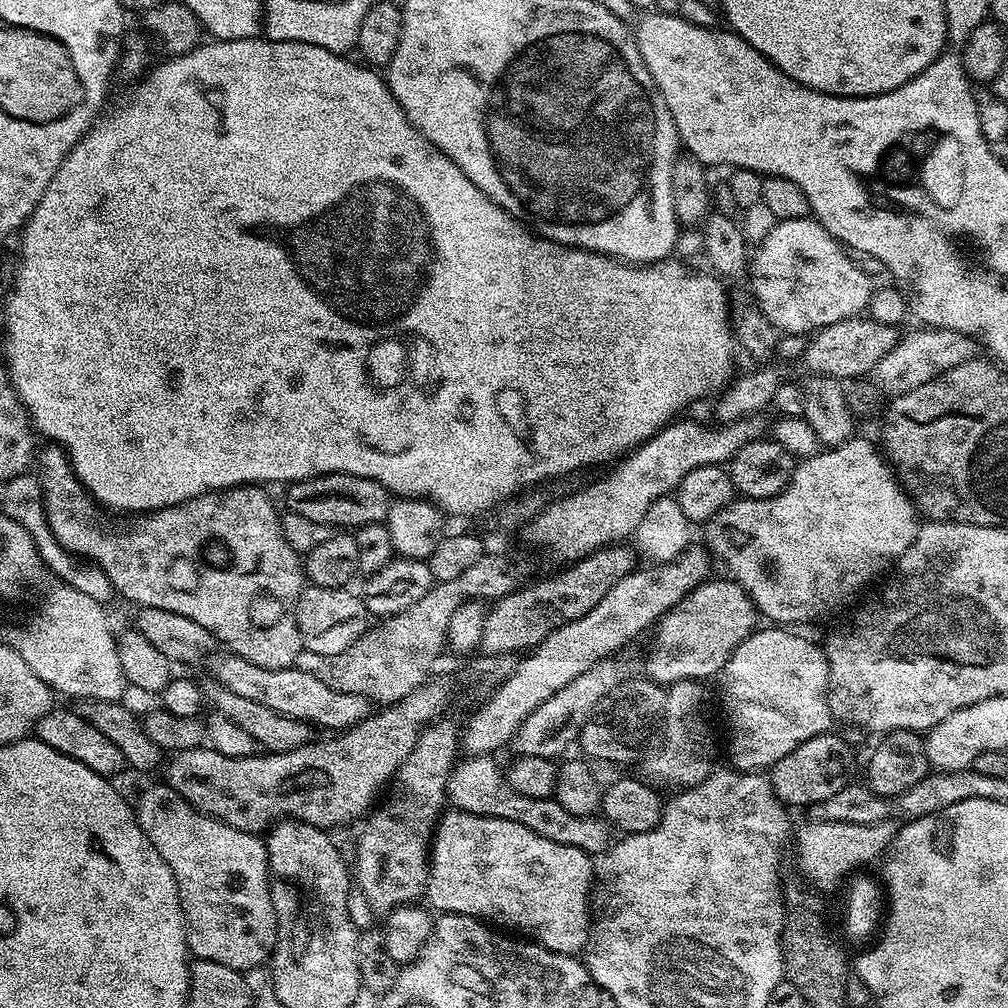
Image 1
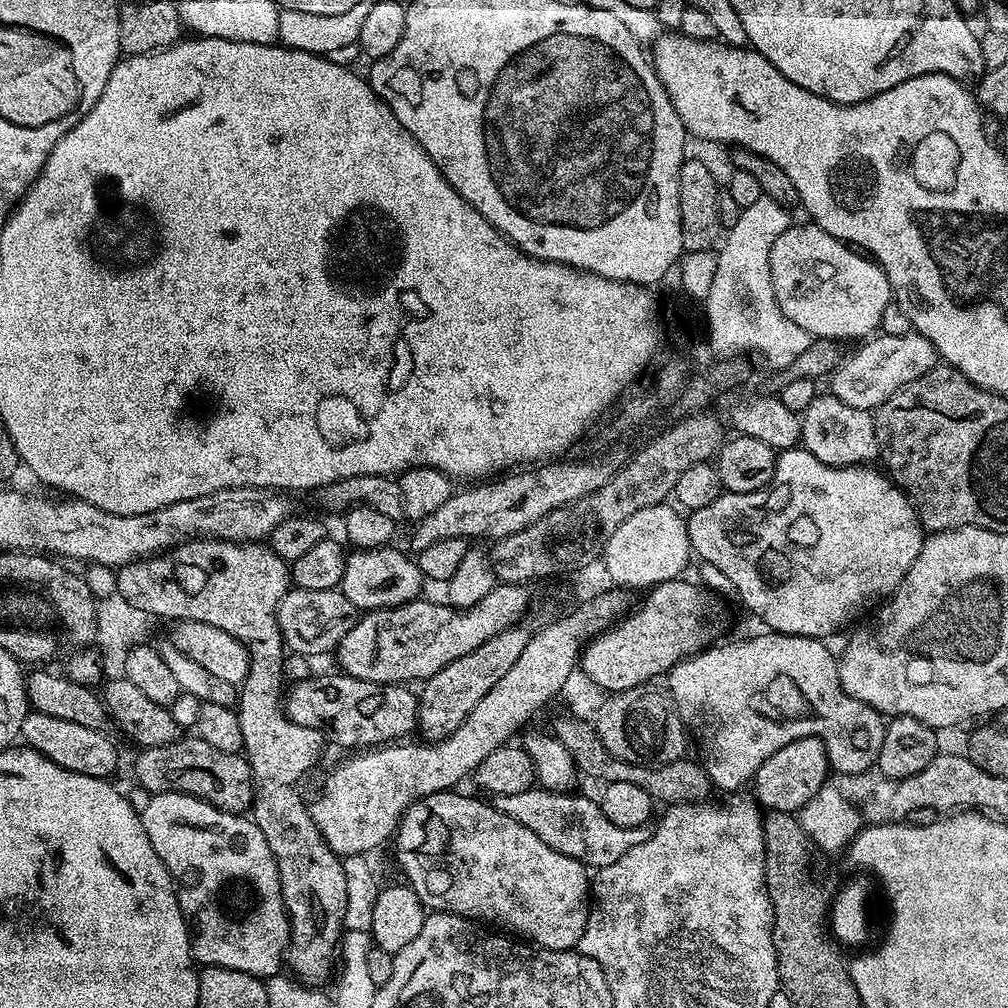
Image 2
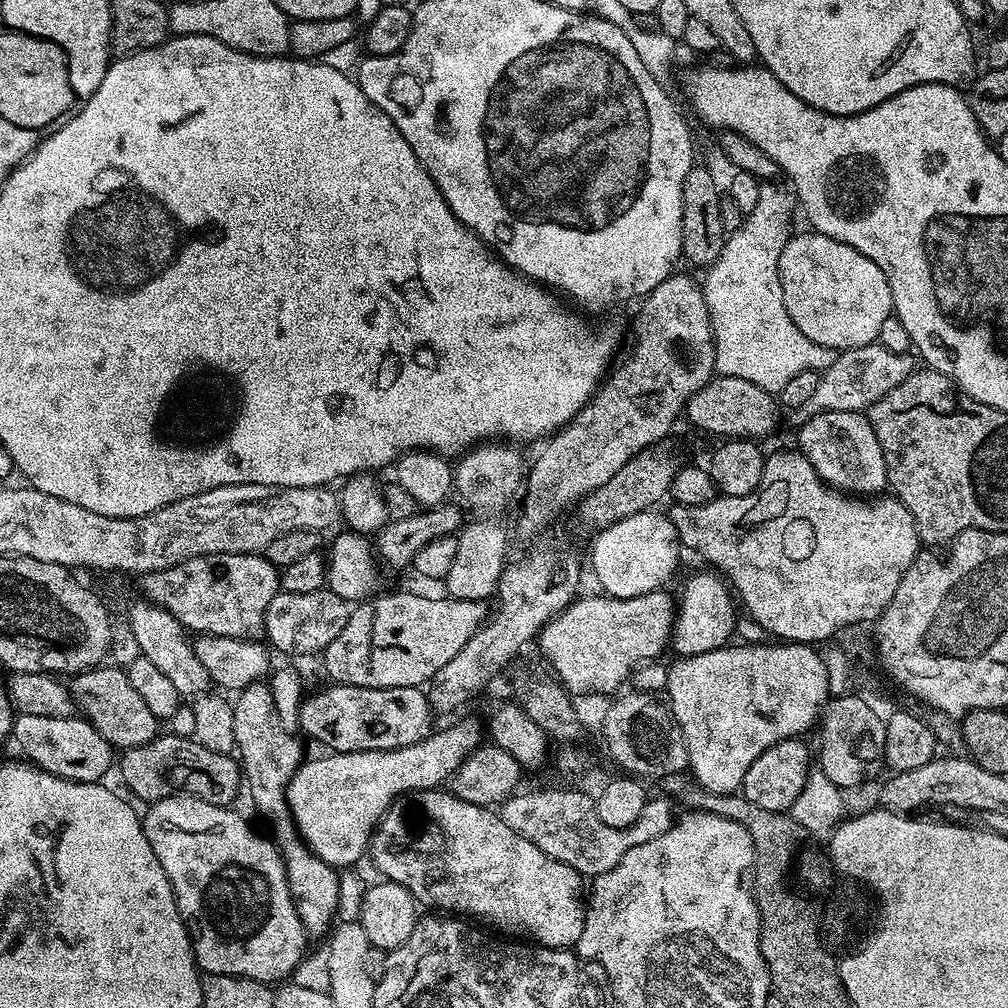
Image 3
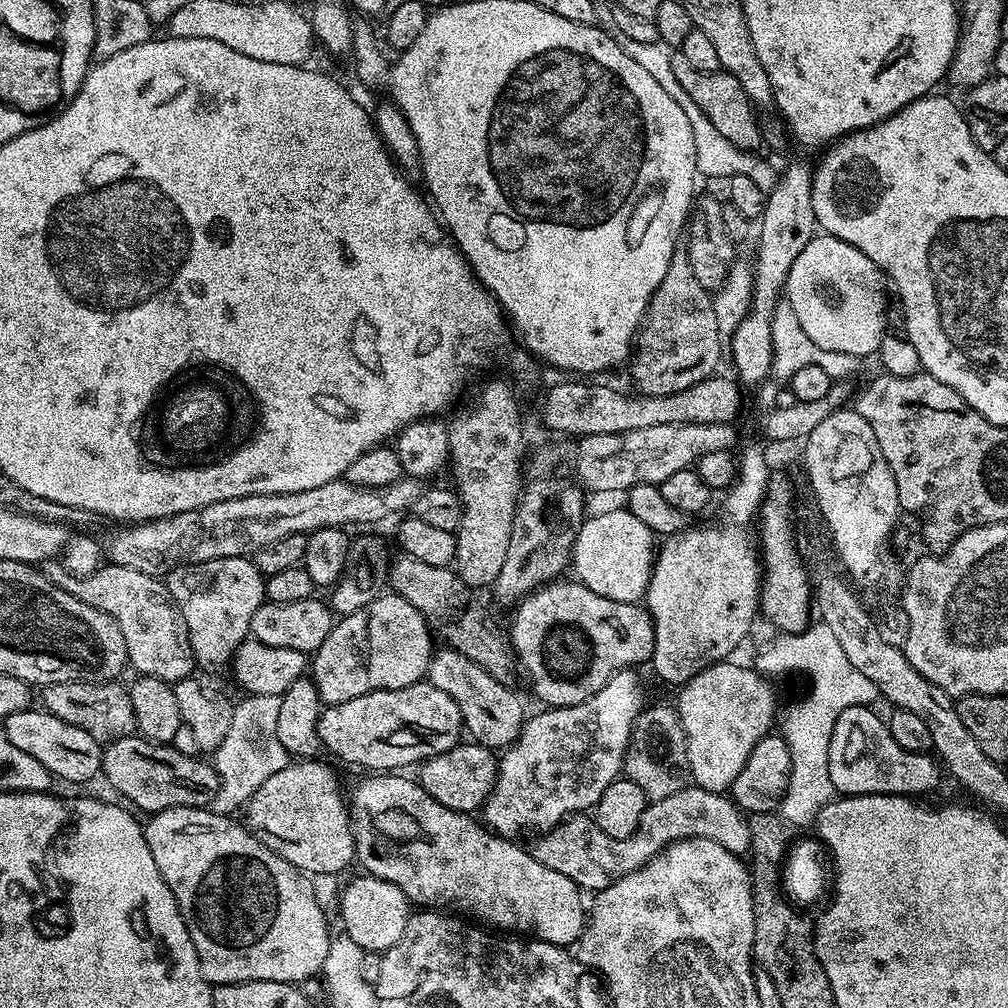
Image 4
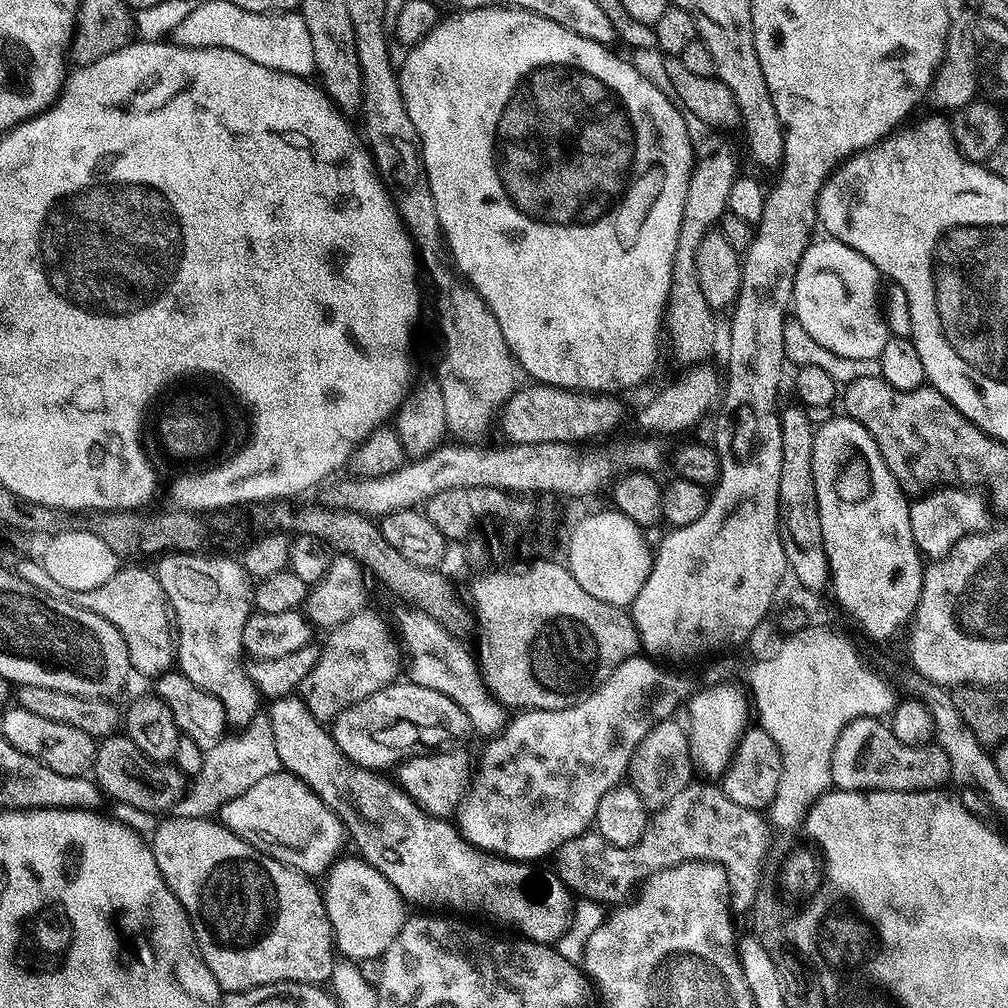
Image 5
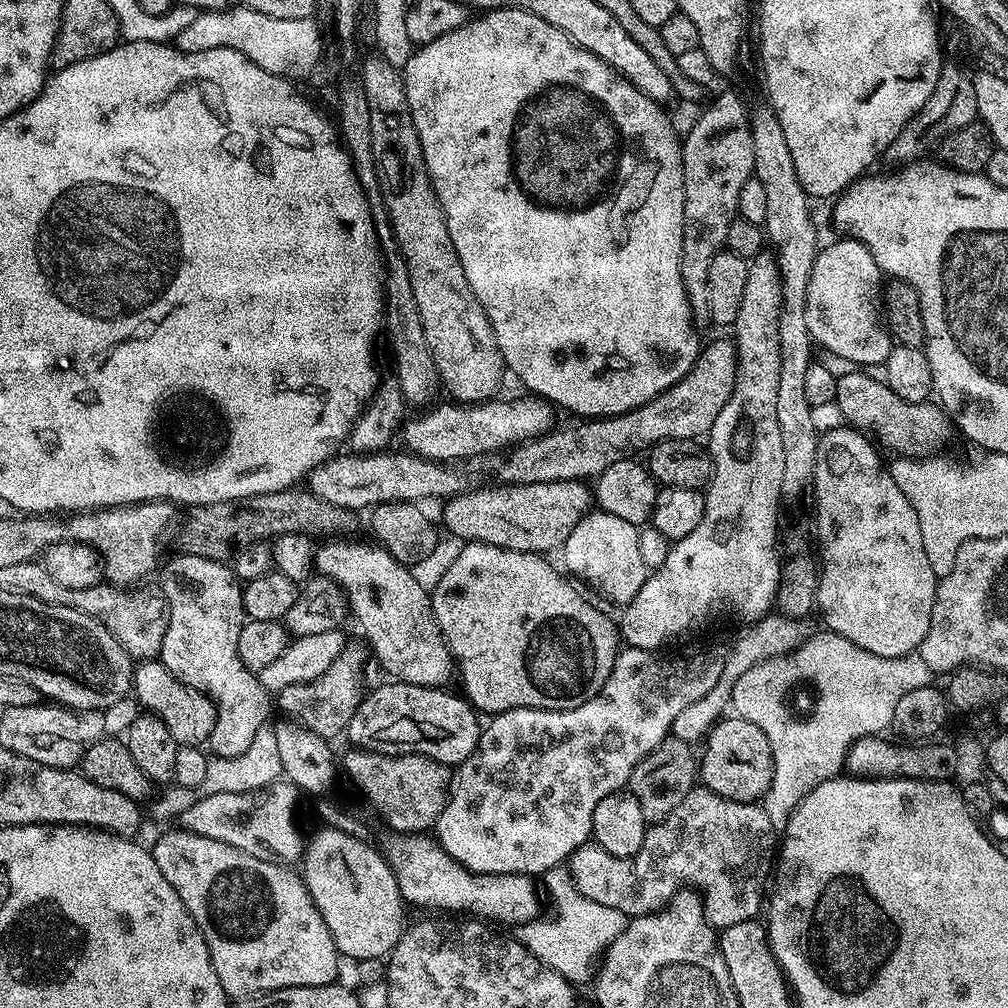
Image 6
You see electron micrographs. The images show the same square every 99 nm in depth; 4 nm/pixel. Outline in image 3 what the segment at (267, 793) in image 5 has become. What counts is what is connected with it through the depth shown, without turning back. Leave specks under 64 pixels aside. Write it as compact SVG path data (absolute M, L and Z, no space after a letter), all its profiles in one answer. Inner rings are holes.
M460 720L449 728L433 731L422 742L414 746L402 746L394 750L370 750L369 752L337 752L324 754L317 760L305 759L300 769L288 784L288 809L292 811L292 821L300 832L300 839L309 851L332 868L343 870L356 864L368 851L372 833L380 820L388 812L388 807L398 796L409 792L425 792L428 788L447 785L452 775L462 766L462 762L482 743L482 724L476 720Z

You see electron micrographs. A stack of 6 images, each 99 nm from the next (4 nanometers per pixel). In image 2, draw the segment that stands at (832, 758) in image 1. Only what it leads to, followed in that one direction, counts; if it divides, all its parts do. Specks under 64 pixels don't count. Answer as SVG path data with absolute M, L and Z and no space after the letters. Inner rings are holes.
M803 736L789 740L786 746L774 750L774 754L758 766L750 781L751 795L757 805L768 812L796 814L806 802L810 802L810 798L814 798L814 794L818 794L820 788L825 787L827 776L830 776L830 765L823 740L819 736Z

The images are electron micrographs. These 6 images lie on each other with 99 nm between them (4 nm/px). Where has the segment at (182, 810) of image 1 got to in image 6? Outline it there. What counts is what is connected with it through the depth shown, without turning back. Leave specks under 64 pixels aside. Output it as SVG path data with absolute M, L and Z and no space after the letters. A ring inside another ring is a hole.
M183 830L164 832L157 845L152 848L151 854L154 862L158 862L158 870L162 870L162 874L166 877L166 882L170 882L170 886L174 886L178 898L182 898L186 910L190 910L194 922L200 927L200 932L204 936L206 946L212 955L214 970L218 974L218 982L222 982L222 990L230 998L259 996L262 992L273 992L283 988L297 988L298 986L322 986L323 984L333 983L339 977L336 975L340 972L342 957L336 951L334 938L330 934L326 922L322 922L322 914L318 914L318 910L308 893L308 887L304 884L303 875L299 871L291 872L288 869L291 867L285 866L275 859L246 854L246 850L238 850L238 846L226 846L226 842L214 842L214 838L202 838L200 834Z

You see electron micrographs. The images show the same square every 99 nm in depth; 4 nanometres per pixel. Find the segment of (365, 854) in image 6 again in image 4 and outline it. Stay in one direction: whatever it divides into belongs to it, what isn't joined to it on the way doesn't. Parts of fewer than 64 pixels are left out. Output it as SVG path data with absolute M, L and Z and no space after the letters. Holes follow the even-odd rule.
M360 874L344 888L340 896L340 920L344 923L344 932L349 941L364 952L383 953L406 930L410 915L410 901L390 882L378 879L377 876Z

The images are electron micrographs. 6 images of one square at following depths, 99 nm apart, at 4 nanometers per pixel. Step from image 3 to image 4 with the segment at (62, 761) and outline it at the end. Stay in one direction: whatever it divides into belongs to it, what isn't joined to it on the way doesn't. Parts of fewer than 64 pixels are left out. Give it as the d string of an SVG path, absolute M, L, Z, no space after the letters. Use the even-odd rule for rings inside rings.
M43 710L15 712L3 717L2 731L6 738L10 738L10 742L14 742L14 746L18 746L18 750L30 754L30 758L38 758L38 762L42 762L42 766L46 766L46 770L50 770L57 781L84 784L101 775L101 741L90 738L86 730L70 722L62 722L62 718L54 718L54 714Z

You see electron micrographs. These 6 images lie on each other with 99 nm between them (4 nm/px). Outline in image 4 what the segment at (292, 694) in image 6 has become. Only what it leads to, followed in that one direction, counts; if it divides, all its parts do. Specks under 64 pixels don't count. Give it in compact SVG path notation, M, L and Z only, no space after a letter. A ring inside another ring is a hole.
M395 594L375 596L367 608L358 610L349 616L340 616L335 621L330 634L326 634L326 642L318 646L318 650L310 656L310 678L320 695L321 705L350 702L350 698L358 698L372 691L398 690L411 684L421 683L428 675L428 667L434 651L434 632L428 619L422 615L406 598Z

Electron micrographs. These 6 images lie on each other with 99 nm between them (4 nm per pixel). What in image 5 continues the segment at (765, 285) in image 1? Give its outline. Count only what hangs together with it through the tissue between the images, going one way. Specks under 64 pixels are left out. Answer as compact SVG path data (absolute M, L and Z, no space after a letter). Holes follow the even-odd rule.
M831 238L823 239L809 243L800 259L792 291L794 319L804 327L806 334L810 334L810 338L814 338L814 342L818 342L818 346L826 346L826 350L842 358L878 358L890 335L882 311L882 274L850 245Z

